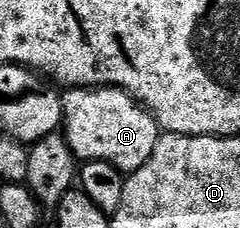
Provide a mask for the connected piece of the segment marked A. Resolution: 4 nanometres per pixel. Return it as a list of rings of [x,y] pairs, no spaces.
[[[101,87],[98,89],[70,89],[61,96],[61,111],[63,113],[62,132],[68,140],[70,151],[77,162],[105,161],[125,175],[141,169],[154,155],[154,147],[162,135],[162,130],[156,124],[155,117],[122,89]]]

